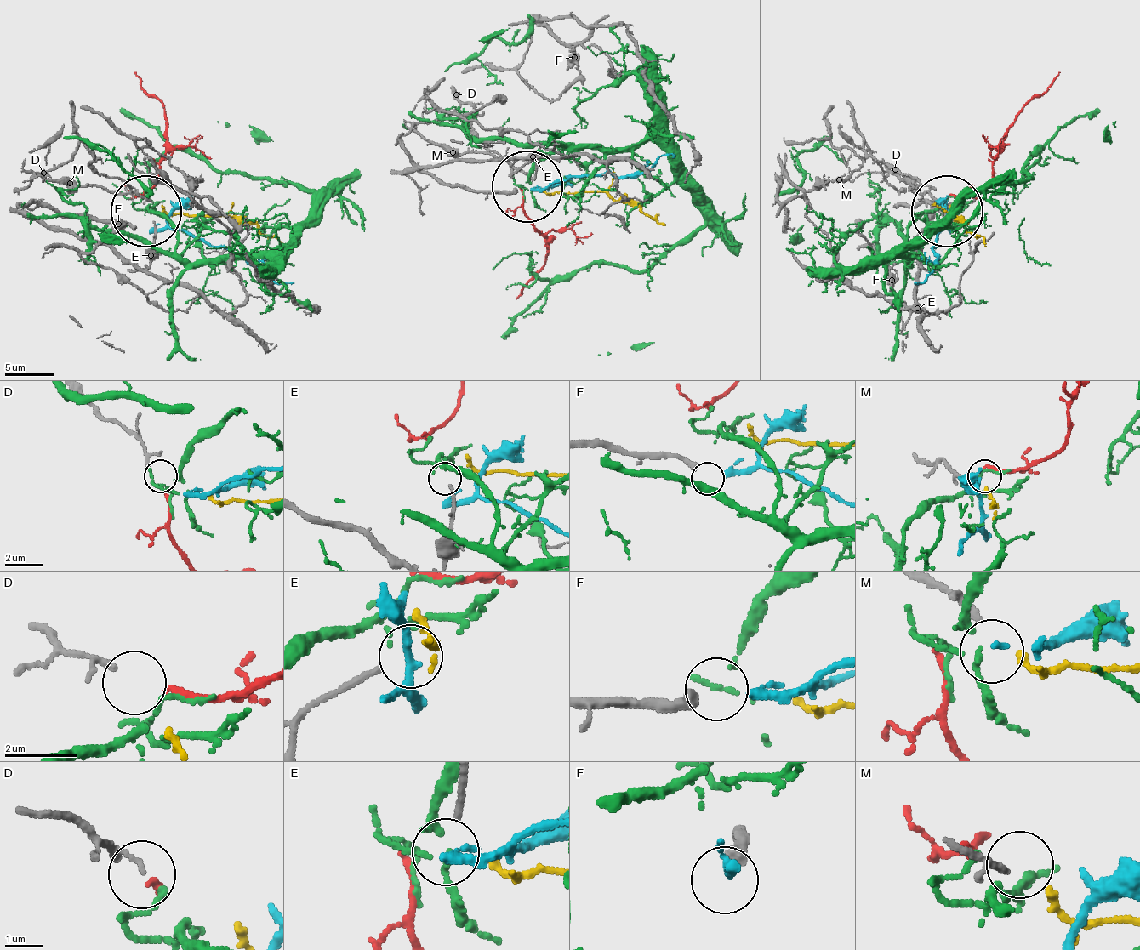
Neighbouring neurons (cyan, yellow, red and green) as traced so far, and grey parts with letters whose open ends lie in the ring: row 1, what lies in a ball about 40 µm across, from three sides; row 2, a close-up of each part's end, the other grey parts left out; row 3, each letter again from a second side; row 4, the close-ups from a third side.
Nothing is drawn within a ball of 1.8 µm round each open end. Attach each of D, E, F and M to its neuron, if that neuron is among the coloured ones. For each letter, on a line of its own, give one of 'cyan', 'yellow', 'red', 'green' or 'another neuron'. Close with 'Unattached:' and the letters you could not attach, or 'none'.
D: red
E: another neuron
F: cyan
M: yellow
Unattached: E

